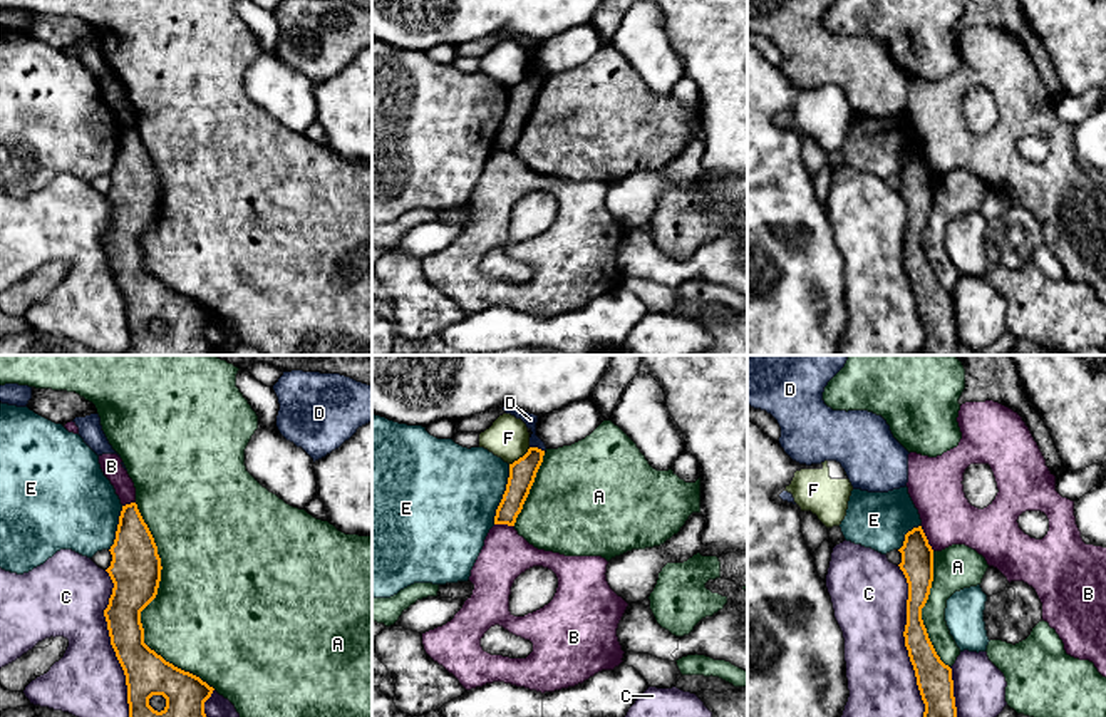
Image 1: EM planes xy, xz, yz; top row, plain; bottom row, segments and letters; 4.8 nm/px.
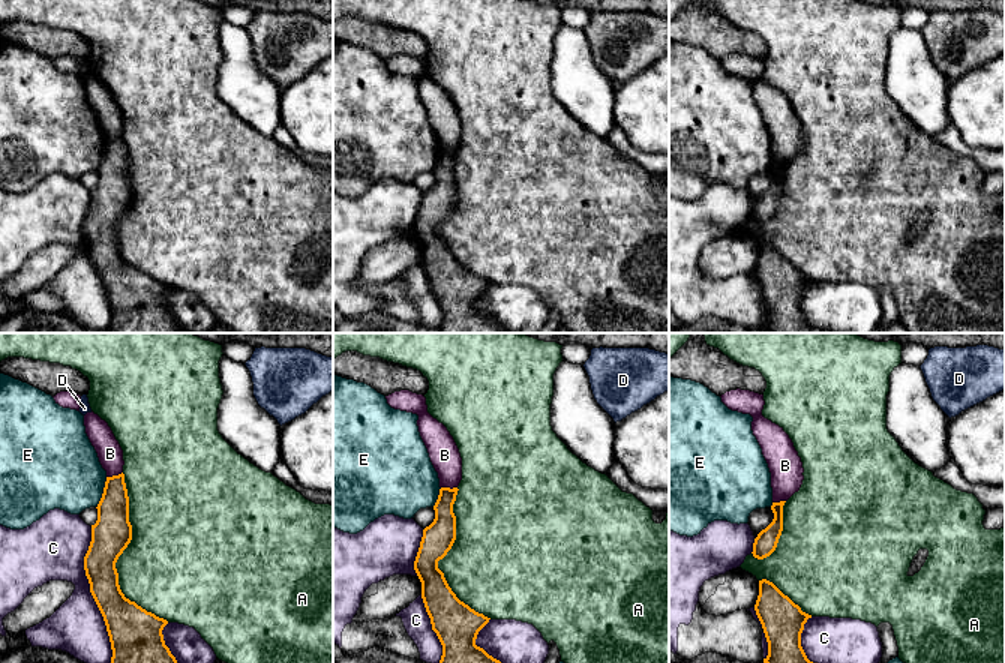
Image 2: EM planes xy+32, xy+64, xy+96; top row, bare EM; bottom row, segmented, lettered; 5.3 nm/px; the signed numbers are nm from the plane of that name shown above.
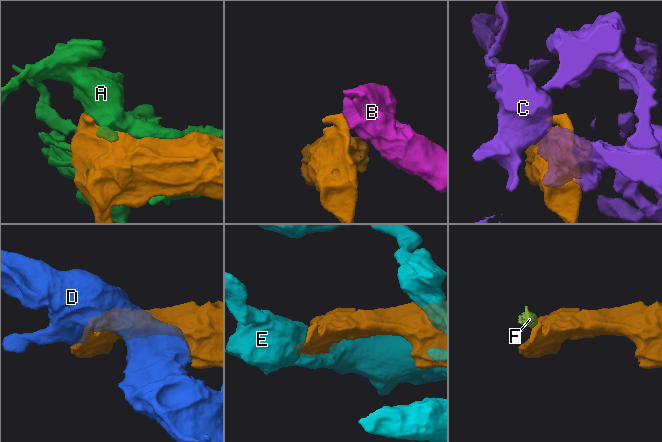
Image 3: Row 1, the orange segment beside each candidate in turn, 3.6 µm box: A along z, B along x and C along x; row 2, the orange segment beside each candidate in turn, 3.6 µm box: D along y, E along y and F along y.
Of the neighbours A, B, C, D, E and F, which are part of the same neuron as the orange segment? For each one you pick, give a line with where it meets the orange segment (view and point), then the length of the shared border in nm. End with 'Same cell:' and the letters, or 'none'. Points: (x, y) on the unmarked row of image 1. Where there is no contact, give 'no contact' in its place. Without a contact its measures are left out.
Same cell: none

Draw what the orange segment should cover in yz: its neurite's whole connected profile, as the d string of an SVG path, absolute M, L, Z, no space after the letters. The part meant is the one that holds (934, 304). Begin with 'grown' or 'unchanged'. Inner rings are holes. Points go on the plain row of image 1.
unchanged; M922 151L905 159L898 176L902 178L898 191L908 208L905 271L925 328L920 352L923 355L957 355L952 293L937 280L922 245L922 233L933 206L933 174Z

